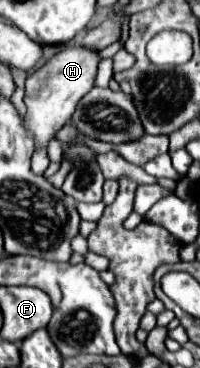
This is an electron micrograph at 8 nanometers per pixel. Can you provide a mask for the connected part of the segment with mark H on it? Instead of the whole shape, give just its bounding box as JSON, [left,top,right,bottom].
[25,45,99,149]

